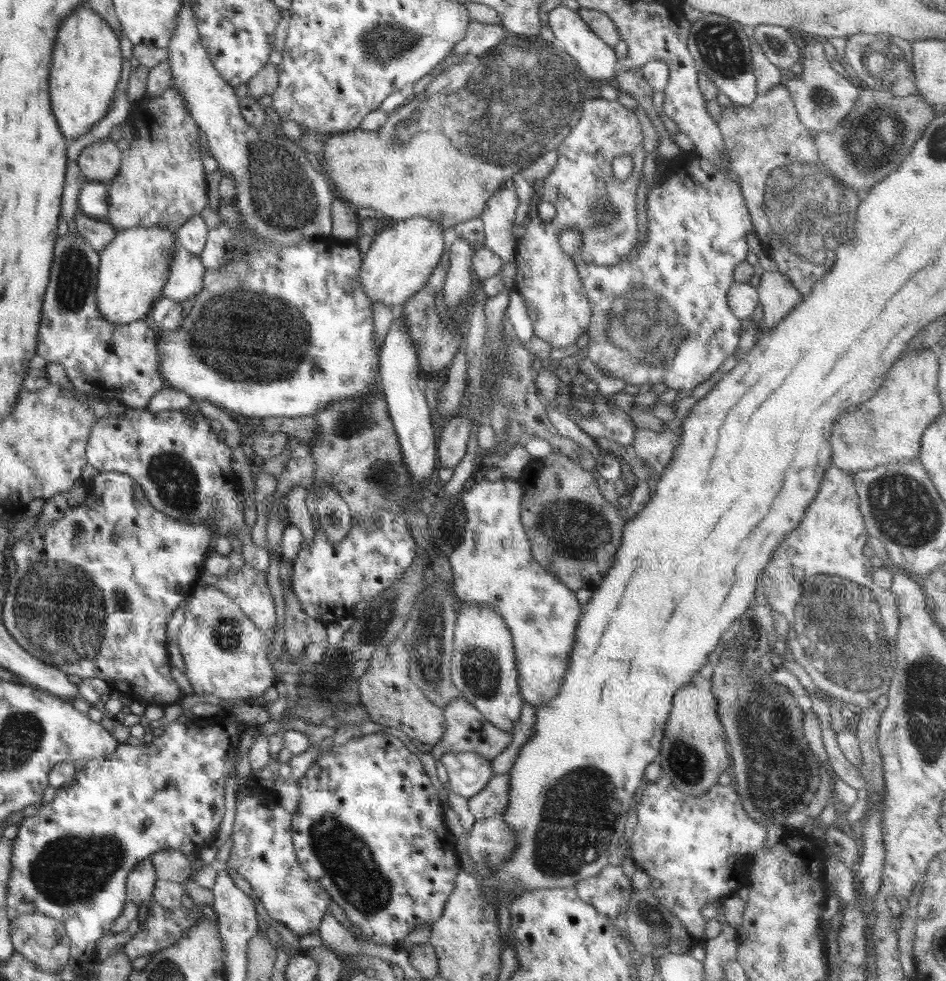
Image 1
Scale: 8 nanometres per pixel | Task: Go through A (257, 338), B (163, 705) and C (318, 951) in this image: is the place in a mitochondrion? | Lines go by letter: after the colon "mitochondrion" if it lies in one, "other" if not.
A: mitochondrion
B: other
C: other

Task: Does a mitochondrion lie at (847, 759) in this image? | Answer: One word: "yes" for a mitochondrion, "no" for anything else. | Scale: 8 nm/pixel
no

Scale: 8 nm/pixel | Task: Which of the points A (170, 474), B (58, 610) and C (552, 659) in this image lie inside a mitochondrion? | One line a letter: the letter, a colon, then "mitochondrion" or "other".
A: mitochondrion
B: mitochondrion
C: other

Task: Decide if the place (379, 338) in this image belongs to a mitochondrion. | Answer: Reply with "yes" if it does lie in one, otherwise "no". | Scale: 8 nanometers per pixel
no

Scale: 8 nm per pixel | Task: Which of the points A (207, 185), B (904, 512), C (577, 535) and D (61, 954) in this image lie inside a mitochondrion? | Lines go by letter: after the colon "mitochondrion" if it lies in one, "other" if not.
A: other
B: mitochondrion
C: mitochondrion
D: other

